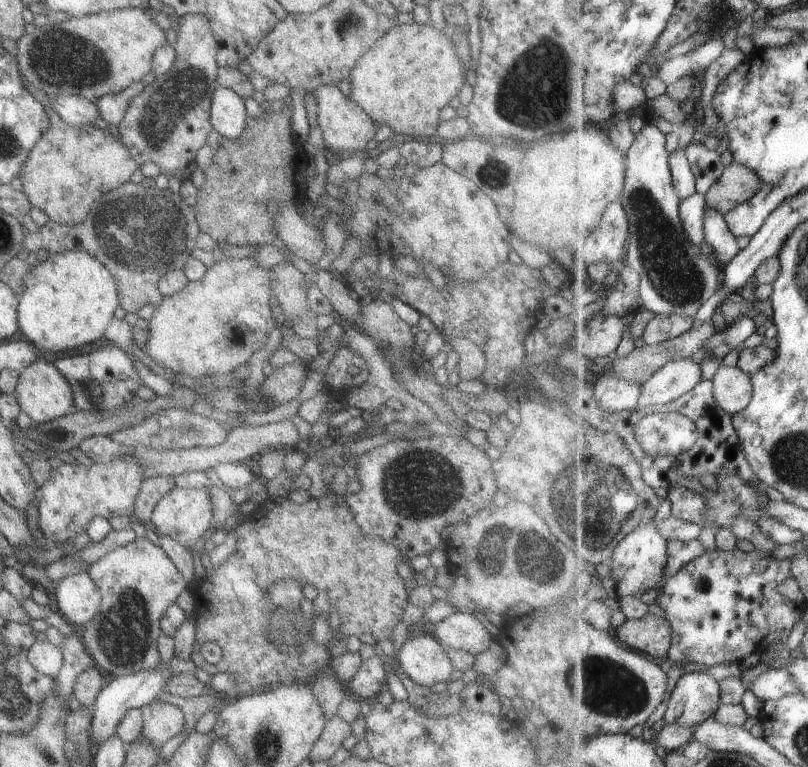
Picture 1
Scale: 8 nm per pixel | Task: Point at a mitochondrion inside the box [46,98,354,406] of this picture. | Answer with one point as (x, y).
(138, 231)

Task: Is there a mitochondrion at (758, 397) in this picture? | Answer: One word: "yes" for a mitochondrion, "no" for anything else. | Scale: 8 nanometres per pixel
no

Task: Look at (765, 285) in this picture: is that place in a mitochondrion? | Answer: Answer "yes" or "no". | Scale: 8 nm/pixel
no

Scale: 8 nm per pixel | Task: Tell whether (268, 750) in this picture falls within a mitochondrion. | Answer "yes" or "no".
yes

